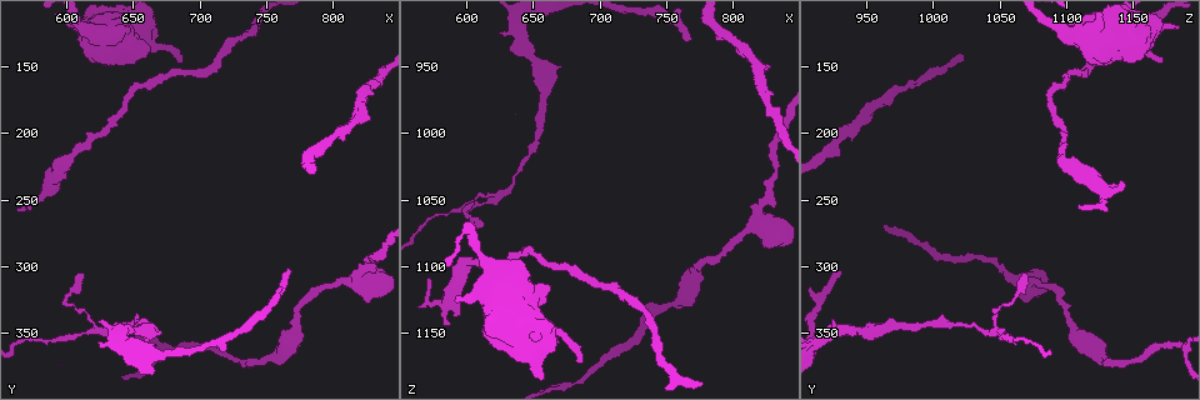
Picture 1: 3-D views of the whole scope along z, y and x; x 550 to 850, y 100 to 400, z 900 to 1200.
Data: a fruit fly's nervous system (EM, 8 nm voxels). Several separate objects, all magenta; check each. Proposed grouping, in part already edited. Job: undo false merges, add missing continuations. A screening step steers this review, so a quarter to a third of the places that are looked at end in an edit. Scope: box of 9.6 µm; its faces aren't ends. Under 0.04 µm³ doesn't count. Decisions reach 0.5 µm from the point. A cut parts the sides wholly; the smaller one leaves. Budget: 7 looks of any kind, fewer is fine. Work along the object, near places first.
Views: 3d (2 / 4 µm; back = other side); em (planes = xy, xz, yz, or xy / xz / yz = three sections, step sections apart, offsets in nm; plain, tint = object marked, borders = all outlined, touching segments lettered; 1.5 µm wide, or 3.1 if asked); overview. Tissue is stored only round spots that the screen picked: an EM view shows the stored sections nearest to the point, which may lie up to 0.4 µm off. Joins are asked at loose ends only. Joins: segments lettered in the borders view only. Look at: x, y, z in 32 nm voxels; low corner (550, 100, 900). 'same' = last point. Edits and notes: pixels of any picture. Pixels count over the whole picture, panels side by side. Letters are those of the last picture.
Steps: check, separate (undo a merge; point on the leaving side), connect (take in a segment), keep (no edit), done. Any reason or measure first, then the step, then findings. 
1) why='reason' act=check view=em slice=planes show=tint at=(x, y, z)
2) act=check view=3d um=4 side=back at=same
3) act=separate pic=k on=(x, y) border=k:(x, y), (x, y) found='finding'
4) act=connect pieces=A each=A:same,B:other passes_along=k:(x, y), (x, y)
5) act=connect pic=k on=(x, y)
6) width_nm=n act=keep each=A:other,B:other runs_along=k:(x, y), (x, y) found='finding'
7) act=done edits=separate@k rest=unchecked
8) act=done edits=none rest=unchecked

why='branch stops here' act=check view=3d um=2 side=back at=(624, 340, 926)

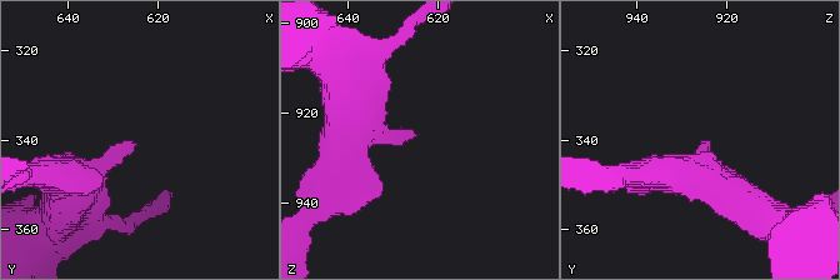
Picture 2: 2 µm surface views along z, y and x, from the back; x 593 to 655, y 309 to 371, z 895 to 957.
act=check view=em slice=xz step=4 show=tint at=(624, 340, 925)

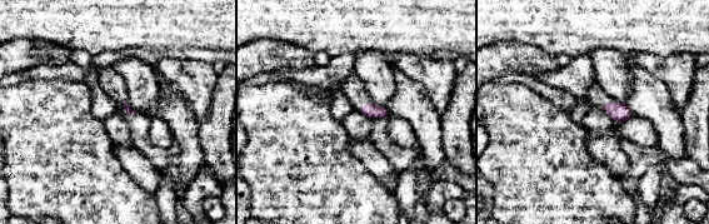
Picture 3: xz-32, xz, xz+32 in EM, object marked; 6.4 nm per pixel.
why='another direction' act=check view=em slice=planes show=borders at=same

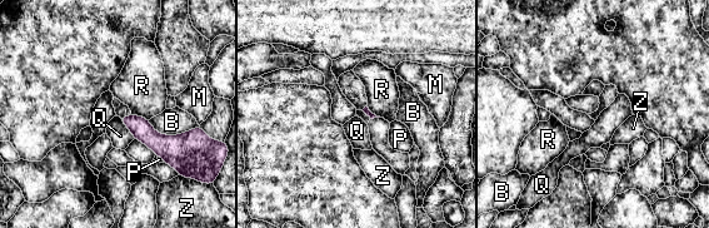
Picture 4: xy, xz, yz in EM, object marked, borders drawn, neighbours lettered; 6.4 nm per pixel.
act=keep each=B:other,M:other,P:other,Q:other,R:other,Z:other border=4:(119, 118), (135, 138) found='none of them fits'

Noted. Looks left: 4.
why='long arm stops here' act=check view=em slice=planes show=borders at=(770, 304, 928)

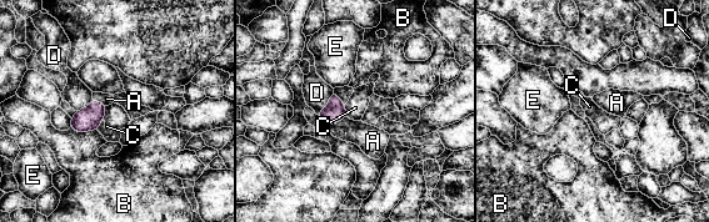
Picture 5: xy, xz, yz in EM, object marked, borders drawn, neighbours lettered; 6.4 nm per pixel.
longest_contact=D:190nm act=connect pieces=A each=A:same,B:other,C:other,D:other,E:other passes_along=5:(335, 110), (338, 120), (370, 139) found='it goes on there'

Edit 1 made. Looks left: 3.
act=check view=em slice=xz step=4 show=tint at=(826, 300, 1048)

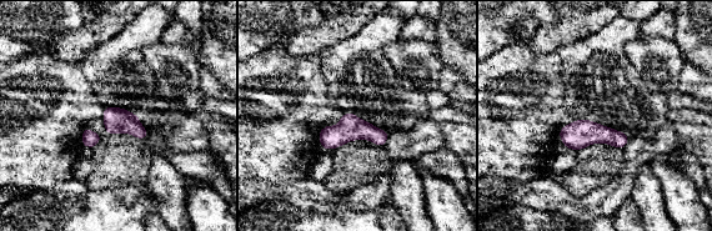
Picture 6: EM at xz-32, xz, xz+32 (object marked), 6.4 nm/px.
act=check view=em slice=xz step=4 show=borders at=same

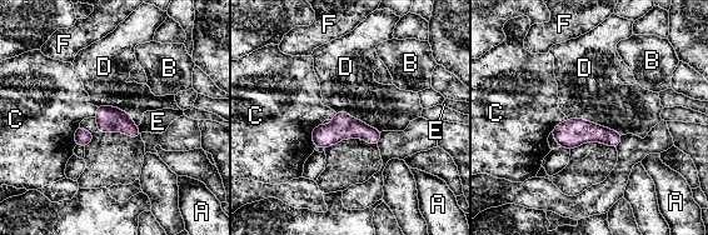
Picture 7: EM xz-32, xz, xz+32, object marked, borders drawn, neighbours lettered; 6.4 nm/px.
act=keep each=A:other,B:other,C:other,D:other,E:other,F:other border=7:(568, 119), (582, 118), (621, 135) found='one cell here'

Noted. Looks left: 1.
act=done edits=connect@5 rest=unchecked

